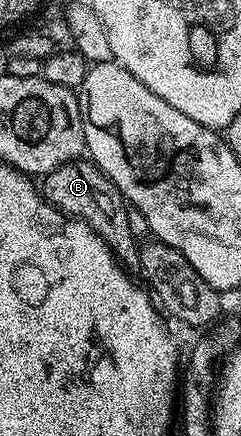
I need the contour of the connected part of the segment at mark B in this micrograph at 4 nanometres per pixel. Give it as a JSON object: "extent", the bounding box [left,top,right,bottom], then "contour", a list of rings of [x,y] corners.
{"extent":[42,160,141,267],"contour":[[[77,160],[62,164],[62,168],[54,168],[54,172],[43,175],[42,193],[48,203],[55,206],[61,214],[75,221],[85,222],[112,249],[113,256],[121,266],[139,267],[141,247],[138,245],[138,237],[130,232],[127,215],[129,204],[120,189],[96,167],[95,162]]]}

